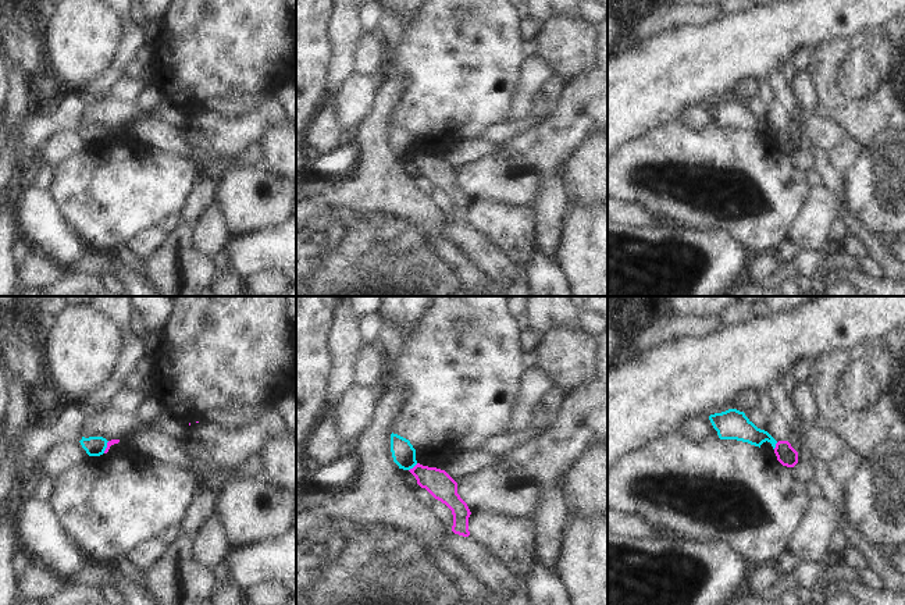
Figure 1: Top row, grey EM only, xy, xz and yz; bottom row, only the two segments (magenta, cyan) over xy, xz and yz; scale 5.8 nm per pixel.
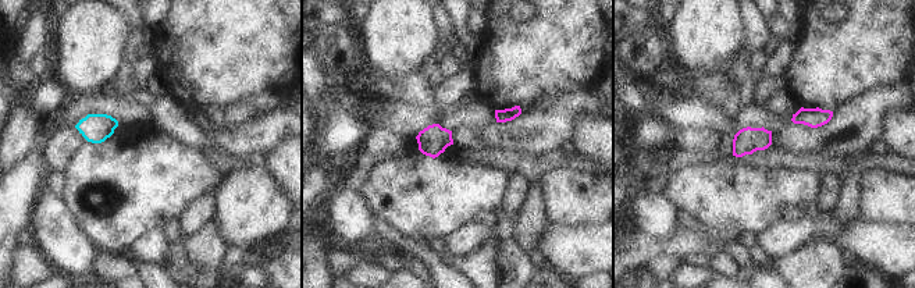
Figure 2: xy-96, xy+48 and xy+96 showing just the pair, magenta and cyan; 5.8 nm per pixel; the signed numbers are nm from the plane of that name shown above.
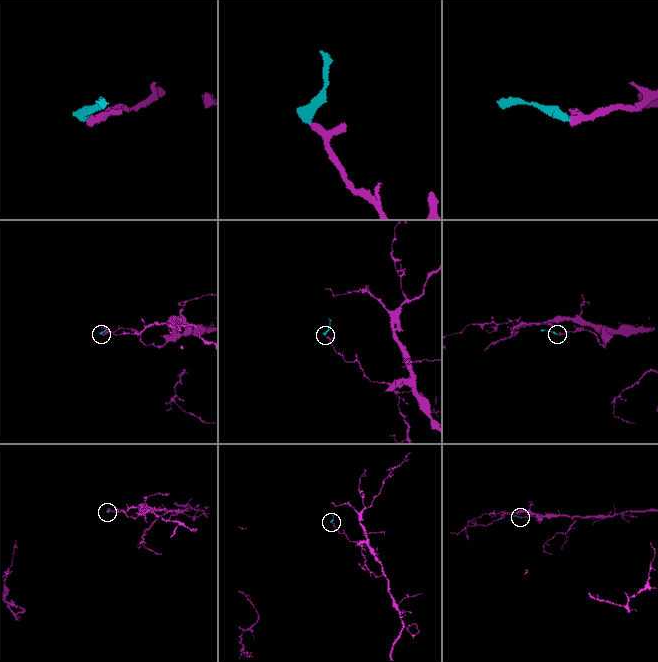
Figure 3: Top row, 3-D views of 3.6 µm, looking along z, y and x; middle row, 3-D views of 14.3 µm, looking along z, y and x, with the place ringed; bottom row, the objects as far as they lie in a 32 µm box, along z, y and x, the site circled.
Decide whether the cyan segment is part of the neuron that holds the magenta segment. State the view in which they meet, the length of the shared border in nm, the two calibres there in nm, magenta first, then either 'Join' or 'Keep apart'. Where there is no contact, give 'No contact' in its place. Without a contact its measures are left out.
Touches magenta in xz. Shared border 70 nm. Thickness 160 nm (magenta) against 140 nm. Keep apart.

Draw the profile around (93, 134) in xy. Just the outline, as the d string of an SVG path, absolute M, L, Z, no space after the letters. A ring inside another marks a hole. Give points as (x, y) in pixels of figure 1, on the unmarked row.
M89 125L79 129L89 145L100 145L107 136L107 128L103 125Z

